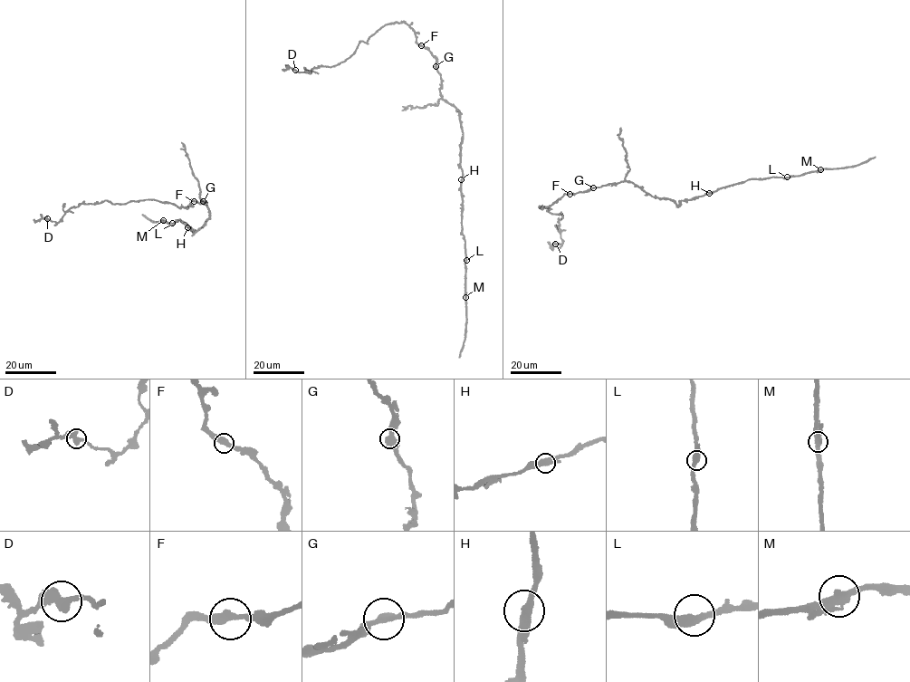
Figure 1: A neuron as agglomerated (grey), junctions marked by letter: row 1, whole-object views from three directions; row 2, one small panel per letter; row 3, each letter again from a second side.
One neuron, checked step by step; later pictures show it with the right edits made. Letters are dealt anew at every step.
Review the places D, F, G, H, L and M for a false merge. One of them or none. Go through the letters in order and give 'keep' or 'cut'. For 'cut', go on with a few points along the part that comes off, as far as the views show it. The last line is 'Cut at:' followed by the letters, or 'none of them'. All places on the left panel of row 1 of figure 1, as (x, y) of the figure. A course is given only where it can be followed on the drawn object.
D: keep
F: keep
G: keep
H: keep
L: keep
M: cut; course (163, 220), (152, 222), (141, 214)
Cut at: M

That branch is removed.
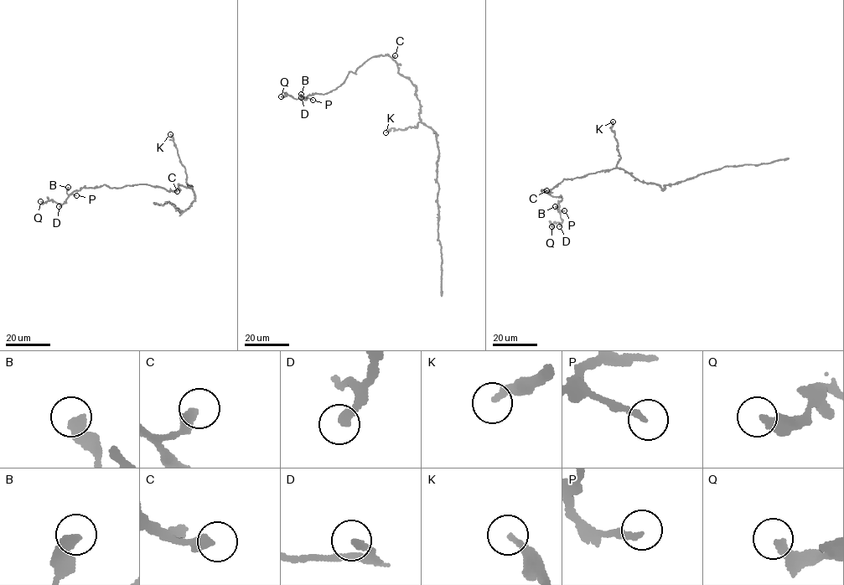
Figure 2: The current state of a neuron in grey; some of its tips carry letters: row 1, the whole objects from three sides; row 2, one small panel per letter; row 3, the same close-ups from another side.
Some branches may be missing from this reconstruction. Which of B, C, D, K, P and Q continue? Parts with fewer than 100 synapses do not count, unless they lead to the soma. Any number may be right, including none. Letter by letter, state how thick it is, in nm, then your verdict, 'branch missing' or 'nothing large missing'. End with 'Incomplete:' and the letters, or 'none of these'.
B: 400 nm thick; nothing large missing
C: 400 nm thick; nothing large missing
D: 280 nm thick; nothing large missing
K: 260 nm thick; branch missing
P: 200 nm thick; nothing large missing
Q: 380 nm thick; nothing large missing
Incomplete: K

